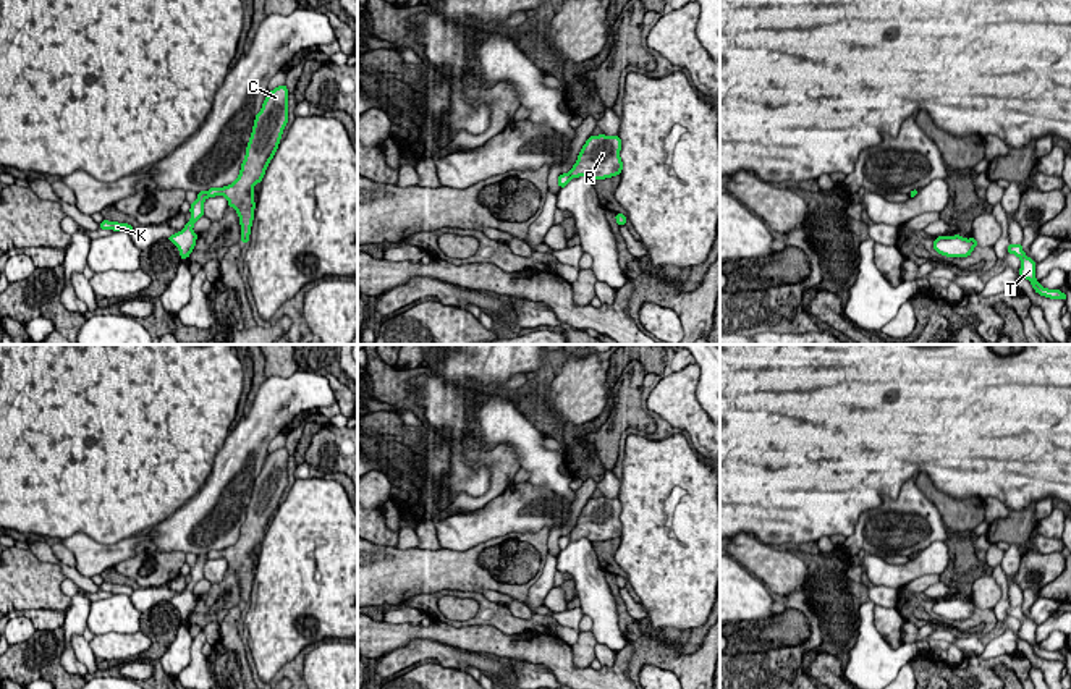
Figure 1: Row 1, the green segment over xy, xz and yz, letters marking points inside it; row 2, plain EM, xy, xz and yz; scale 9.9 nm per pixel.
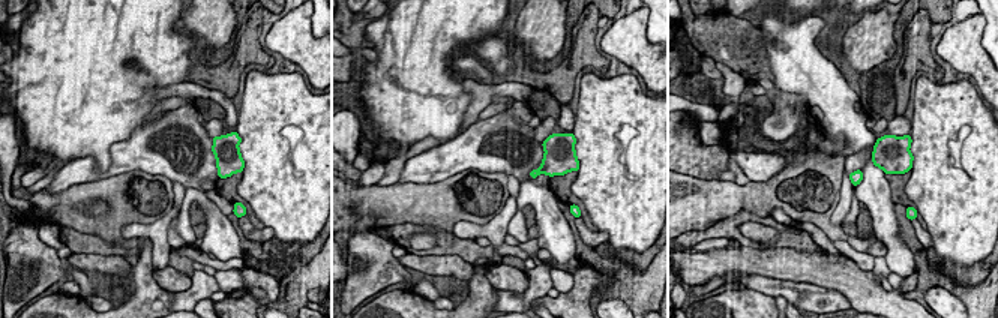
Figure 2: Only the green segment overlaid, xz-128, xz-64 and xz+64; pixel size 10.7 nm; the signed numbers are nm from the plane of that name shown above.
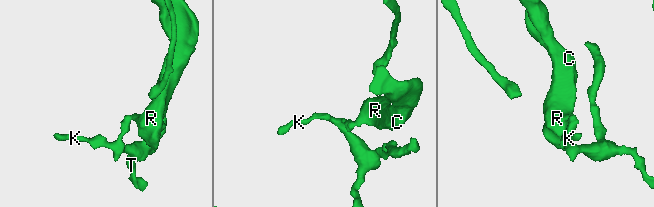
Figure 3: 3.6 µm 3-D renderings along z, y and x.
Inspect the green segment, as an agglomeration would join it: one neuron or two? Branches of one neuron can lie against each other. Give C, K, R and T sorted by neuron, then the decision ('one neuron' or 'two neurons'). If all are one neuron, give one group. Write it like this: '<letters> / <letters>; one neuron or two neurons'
C R / K T; two neurons

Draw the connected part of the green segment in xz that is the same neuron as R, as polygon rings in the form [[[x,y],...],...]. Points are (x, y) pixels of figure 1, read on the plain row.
[[[589,498],[568,535],[569,540],[589,539],[591,542],[605,542],[621,537],[620,513],[621,501],[618,498]]]

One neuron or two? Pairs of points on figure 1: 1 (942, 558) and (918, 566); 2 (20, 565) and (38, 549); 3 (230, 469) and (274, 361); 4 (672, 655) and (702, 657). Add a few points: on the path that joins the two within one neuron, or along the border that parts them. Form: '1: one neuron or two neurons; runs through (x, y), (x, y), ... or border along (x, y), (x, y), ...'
1: one neuron; runs through (935, 558), (924, 563)
2: two neurons; border along (28, 550), (39, 560), (57, 563), (65, 574)
3: two neurons; border along (300, 369), (287, 377), (269, 376), (266, 379)
4: one neuron; runs through (680, 660), (694, 660)

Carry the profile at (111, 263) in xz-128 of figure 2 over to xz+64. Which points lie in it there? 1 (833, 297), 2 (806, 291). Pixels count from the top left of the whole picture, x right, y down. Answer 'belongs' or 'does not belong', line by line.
1: does not belong
2: does not belong

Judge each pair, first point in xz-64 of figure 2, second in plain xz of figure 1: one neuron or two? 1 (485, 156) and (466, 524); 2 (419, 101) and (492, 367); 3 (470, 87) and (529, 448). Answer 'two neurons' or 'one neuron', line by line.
1: one neuron
2: one neuron
3: two neurons

